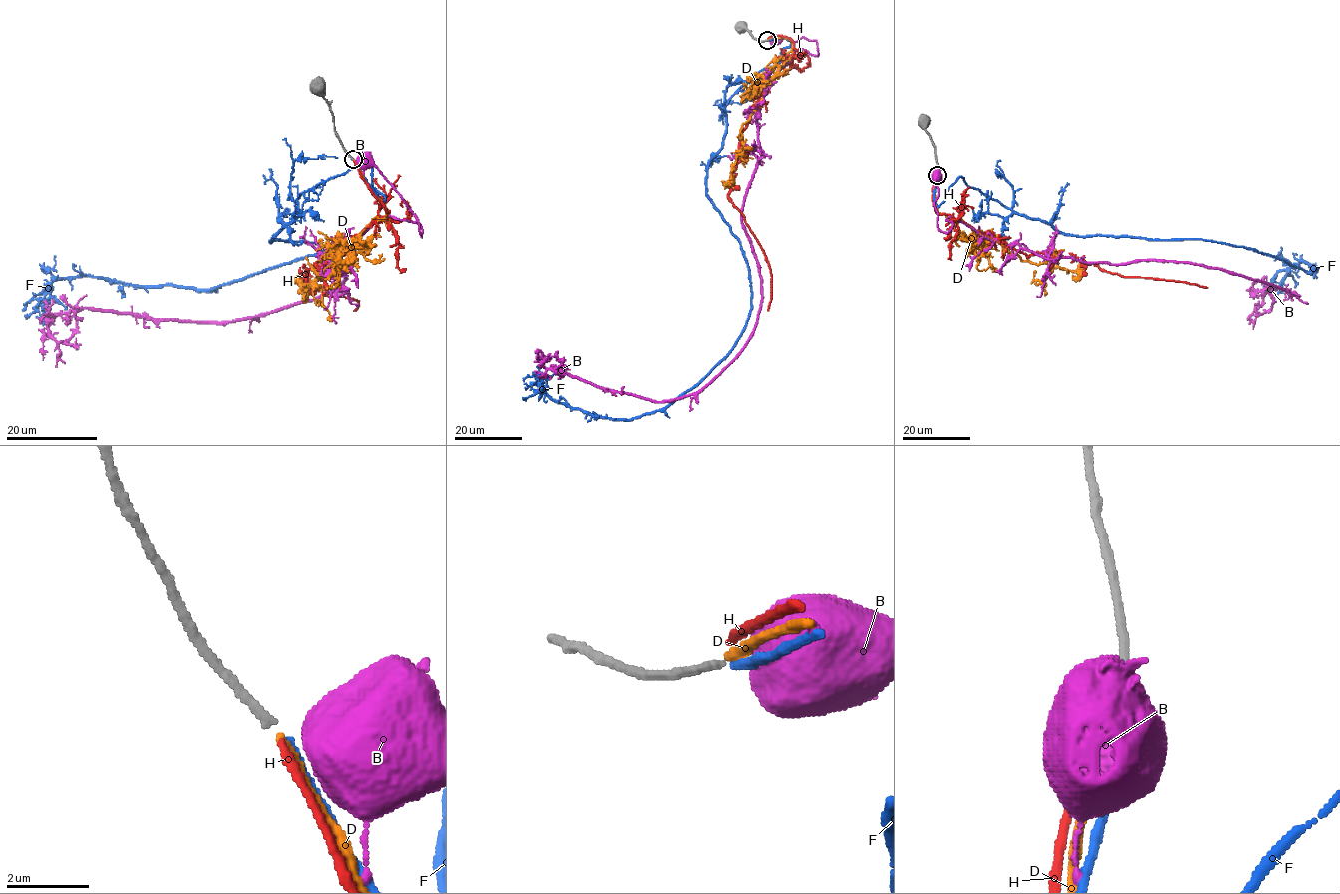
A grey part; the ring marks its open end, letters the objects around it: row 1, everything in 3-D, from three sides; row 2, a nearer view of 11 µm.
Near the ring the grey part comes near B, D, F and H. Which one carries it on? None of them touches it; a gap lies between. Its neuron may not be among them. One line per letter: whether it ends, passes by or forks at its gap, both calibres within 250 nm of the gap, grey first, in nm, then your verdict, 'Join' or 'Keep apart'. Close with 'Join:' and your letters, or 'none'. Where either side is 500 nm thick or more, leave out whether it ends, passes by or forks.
B: Thickness 200 nm (grey) against 1000 nm. Keep apart
D: It ends there. Thickness 200 nm (grey) against 240 nm. Keep apart
F: It ends there. Thickness 200 nm (grey) against 240 nm. Join
H: It ends there. Thickness 200 nm (grey) against 170 nm. Keep apart
Join: F

